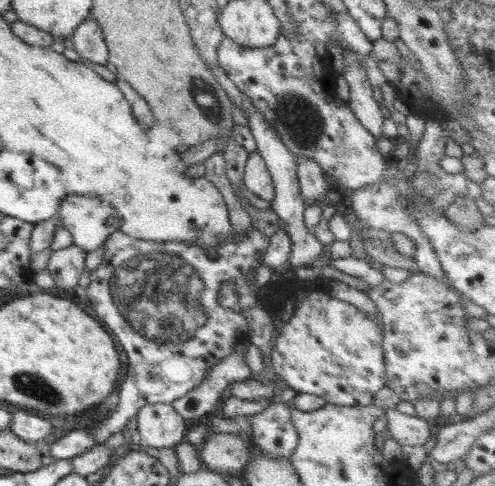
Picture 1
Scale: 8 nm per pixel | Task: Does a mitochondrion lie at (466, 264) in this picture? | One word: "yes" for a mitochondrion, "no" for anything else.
no

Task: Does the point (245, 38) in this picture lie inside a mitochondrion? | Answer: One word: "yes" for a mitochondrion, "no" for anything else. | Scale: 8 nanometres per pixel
no

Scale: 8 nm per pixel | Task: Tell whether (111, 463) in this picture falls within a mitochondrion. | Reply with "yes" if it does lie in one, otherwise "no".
no

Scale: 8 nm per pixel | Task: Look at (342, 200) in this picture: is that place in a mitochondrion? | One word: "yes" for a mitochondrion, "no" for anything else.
no

